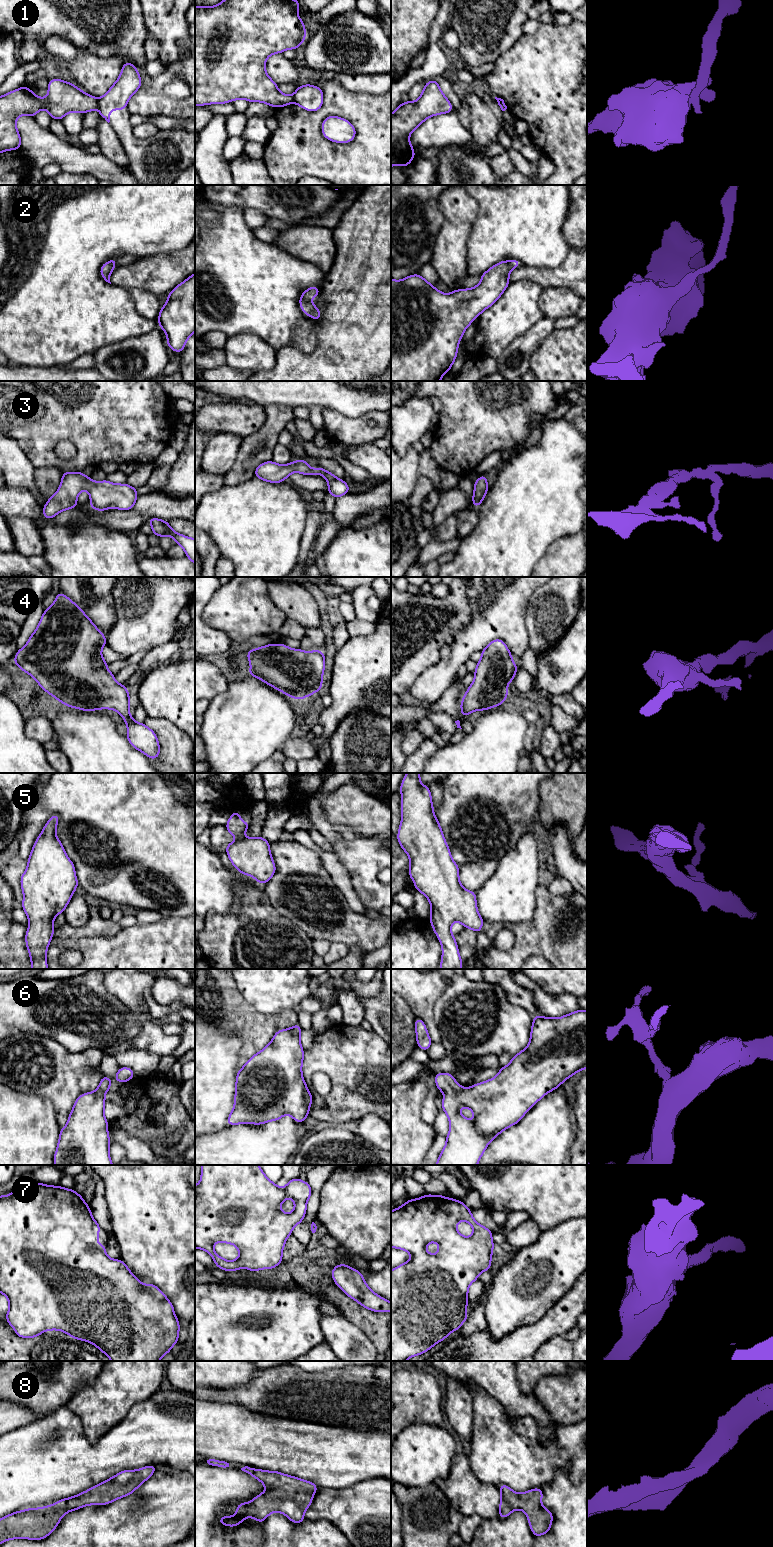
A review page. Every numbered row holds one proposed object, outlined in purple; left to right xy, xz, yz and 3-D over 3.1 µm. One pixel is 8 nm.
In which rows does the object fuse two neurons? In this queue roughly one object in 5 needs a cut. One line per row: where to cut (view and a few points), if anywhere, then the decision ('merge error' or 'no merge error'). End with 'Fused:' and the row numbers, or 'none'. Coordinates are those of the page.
1: cut in xy along (96, 99), (97, 106); merge error
2: no cut; no merge error
3: no cut; no merge error
4: no cut; no merge error
5: no cut; no merge error
6: no cut; no merge error
7: no cut; no merge error
8: no cut; no merge error
Fused: 1

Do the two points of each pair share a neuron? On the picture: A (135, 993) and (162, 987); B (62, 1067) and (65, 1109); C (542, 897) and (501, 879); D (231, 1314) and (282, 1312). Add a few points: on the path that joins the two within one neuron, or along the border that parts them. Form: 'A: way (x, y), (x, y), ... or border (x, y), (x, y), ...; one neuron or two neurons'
A: border (155, 979), (150, 993); two neurons
B: way (62, 1077), (63, 1099); one neuron
C: border (539, 885), (536, 889), (536, 909), (533, 917); two neurons
D: way (244, 1313), (249, 1311), (269, 1311); one neuron

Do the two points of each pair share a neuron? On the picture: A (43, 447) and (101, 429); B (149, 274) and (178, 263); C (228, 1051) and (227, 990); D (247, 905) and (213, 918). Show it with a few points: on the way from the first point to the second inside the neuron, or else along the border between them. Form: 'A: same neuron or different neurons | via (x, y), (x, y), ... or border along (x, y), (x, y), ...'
A: same neuron | via (57, 433), (61, 429), (87, 429)
B: same neuron | via (156, 274), (171, 269)
C: different neurons | border along (207, 1021), (238, 1034), (241, 1037), (239, 1052)
D: same neuron | via (239, 913), (234, 918), (221, 918)

